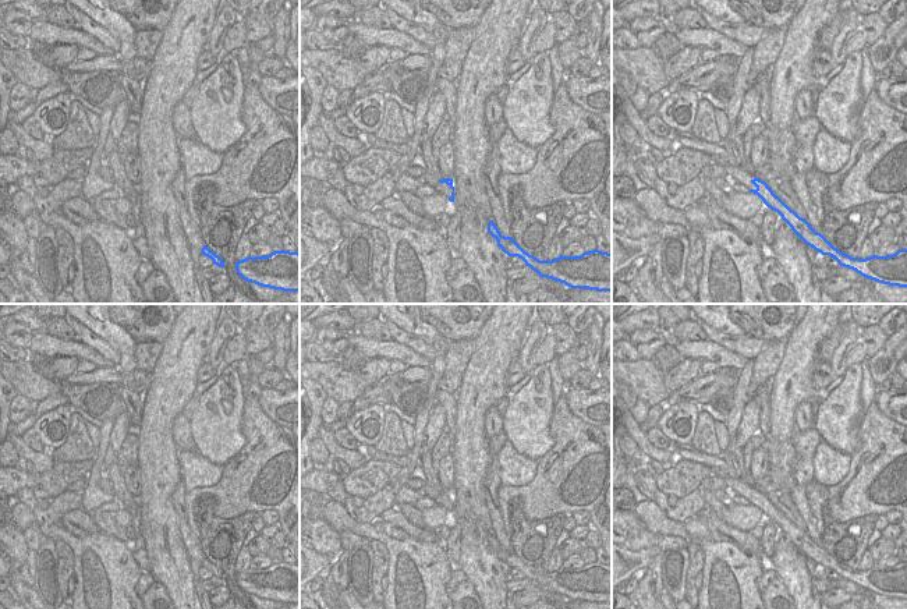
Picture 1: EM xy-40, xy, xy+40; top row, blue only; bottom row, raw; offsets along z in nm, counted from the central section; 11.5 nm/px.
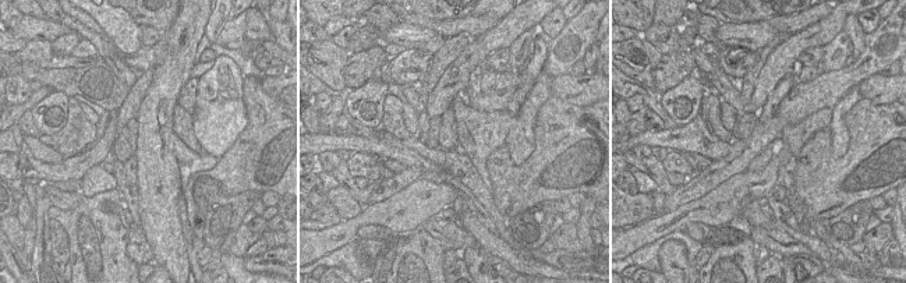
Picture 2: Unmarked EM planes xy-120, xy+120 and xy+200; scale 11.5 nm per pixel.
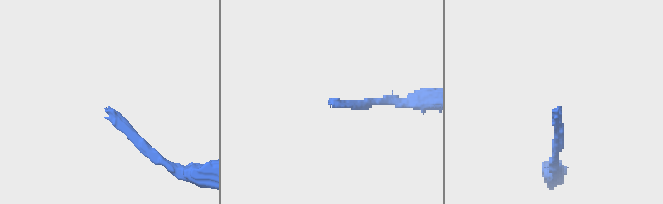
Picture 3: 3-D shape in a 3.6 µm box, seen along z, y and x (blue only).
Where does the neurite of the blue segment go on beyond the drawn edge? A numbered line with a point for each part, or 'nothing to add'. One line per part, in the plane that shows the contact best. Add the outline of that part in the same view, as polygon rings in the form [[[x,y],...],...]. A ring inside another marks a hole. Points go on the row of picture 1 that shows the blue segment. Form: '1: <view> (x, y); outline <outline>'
1: xy (443, 188); outline [[[426,173],[422,177],[422,181],[436,190],[437,194],[444,195],[447,199],[451,196],[453,190],[446,183],[440,183],[432,174]]]

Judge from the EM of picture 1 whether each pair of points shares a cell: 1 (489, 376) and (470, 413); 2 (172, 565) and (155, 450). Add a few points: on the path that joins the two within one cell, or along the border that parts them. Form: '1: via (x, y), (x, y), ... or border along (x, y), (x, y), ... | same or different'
1: via (484, 385), (477, 404) | same
2: via (159, 537), (156, 478) | same

